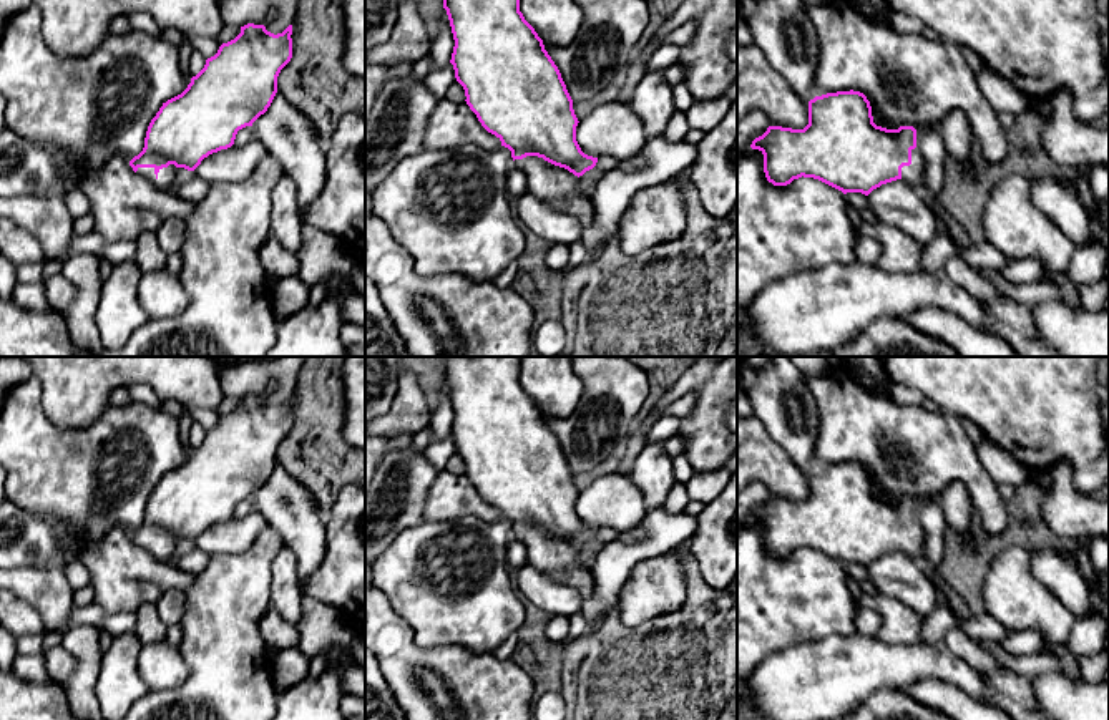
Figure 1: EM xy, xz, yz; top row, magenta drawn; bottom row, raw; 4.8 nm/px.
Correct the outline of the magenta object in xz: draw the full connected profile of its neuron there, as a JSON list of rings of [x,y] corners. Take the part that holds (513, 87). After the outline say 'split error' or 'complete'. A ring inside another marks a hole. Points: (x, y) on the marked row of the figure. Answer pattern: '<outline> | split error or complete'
[[[443,0],[443,8],[455,40],[450,63],[457,81],[465,90],[467,105],[481,126],[511,151],[513,166],[528,178],[526,192],[551,207],[576,216],[584,229],[589,231],[594,226],[594,206],[593,199],[578,191],[578,184],[579,178],[596,166],[598,158],[584,154],[576,141],[579,121],[573,109],[573,100],[558,66],[545,50],[543,40],[520,12],[520,0]]] | split error

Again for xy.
[[[264,25],[241,27],[241,33],[206,60],[181,95],[163,103],[148,126],[143,151],[129,161],[133,171],[161,189],[171,189],[179,168],[194,171],[209,154],[231,148],[237,131],[252,126],[271,106],[277,76],[292,58],[291,35],[292,25],[277,35]]] | split error

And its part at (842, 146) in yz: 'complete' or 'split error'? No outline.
split error

